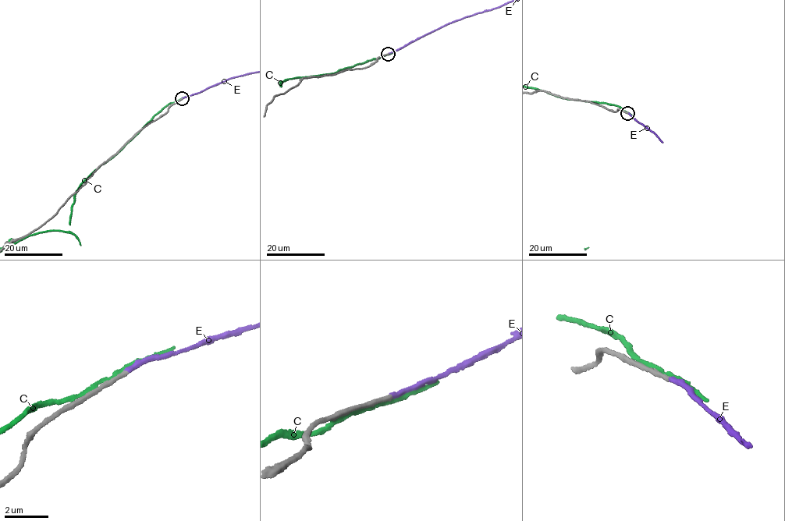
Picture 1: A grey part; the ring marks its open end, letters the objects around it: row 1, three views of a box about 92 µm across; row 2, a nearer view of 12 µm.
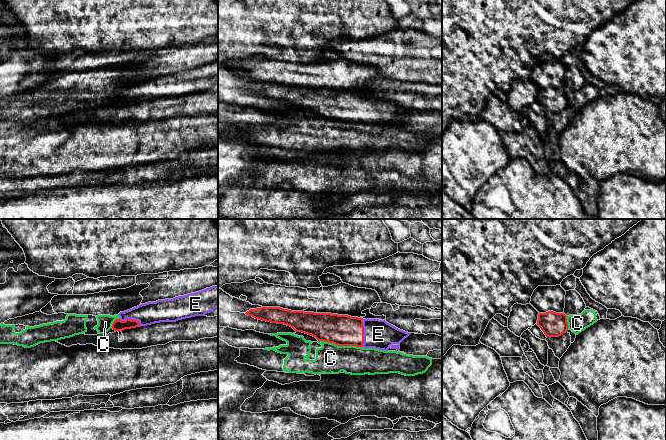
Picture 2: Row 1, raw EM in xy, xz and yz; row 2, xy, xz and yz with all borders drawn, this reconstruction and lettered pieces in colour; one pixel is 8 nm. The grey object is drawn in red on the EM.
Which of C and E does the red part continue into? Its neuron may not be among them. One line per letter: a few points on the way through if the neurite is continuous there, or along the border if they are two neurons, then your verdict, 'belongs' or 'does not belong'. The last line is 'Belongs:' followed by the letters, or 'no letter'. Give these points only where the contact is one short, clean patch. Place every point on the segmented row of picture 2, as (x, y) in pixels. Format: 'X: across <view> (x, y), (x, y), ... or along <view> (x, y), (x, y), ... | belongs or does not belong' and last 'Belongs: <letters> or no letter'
C: along xz (318, 340), (338, 345), (361, 347) | does not belong
E: across xz (342, 330), (363, 333), (378, 334) | belongs
Belongs: E

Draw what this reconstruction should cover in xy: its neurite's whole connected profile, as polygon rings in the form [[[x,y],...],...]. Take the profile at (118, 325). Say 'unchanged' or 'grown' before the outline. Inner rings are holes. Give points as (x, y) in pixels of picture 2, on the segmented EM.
grown | [[[218,285],[173,299],[148,302],[120,312],[112,328],[123,331],[160,322],[176,322],[195,316],[204,316],[218,307]]]

